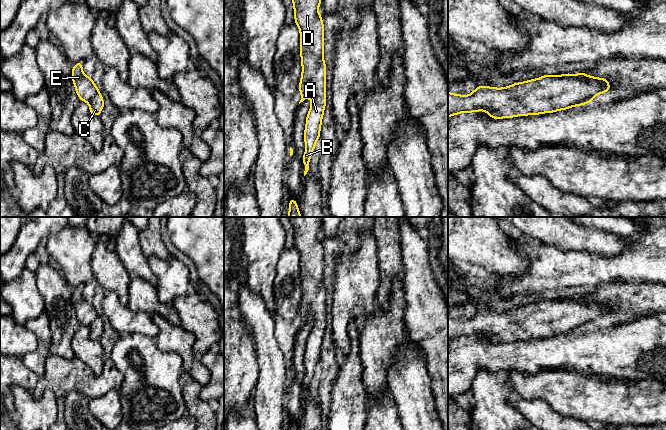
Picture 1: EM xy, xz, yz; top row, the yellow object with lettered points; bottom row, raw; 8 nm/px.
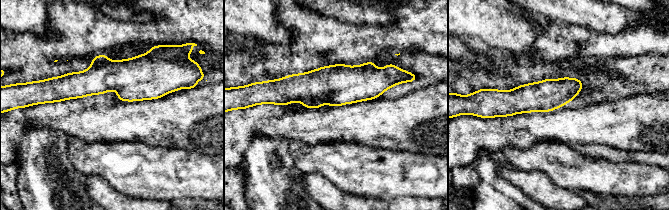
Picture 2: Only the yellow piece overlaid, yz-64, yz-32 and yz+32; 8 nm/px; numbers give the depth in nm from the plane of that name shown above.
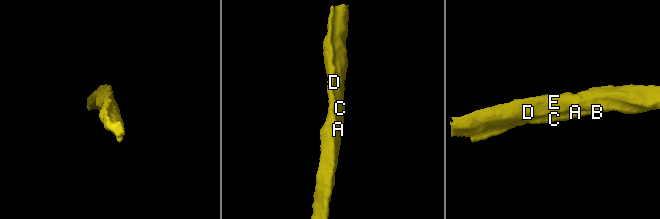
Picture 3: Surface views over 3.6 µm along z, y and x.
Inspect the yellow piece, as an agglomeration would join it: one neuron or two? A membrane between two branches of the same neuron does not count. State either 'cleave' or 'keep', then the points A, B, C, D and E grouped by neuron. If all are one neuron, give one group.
keep; groups A B C D E

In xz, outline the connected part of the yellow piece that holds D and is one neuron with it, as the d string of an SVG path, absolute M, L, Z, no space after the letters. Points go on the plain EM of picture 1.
M290 217L294 229L295 248L300 253L300 278L302 299L299 308L301 326L311 321L311 331L306 342L304 365L306 374L302 381L304 400L309 385L320 362L322 341L326 329L326 289L323 281L324 249L318 237L321 217Z

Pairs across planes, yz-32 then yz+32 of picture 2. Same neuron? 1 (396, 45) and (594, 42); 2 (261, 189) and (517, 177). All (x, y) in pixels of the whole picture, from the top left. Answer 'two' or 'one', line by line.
1: one
2: two

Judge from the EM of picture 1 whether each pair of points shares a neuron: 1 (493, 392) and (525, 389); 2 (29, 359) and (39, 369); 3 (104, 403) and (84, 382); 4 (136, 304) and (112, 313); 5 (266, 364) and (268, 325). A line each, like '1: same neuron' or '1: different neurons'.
1: different neurons
2: same neuron
3: different neurons
4: different neurons
5: same neuron

